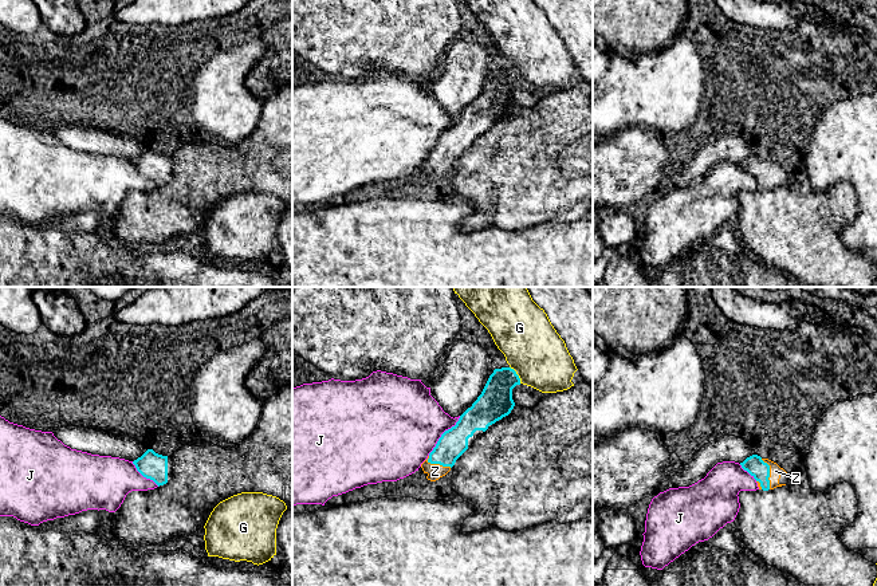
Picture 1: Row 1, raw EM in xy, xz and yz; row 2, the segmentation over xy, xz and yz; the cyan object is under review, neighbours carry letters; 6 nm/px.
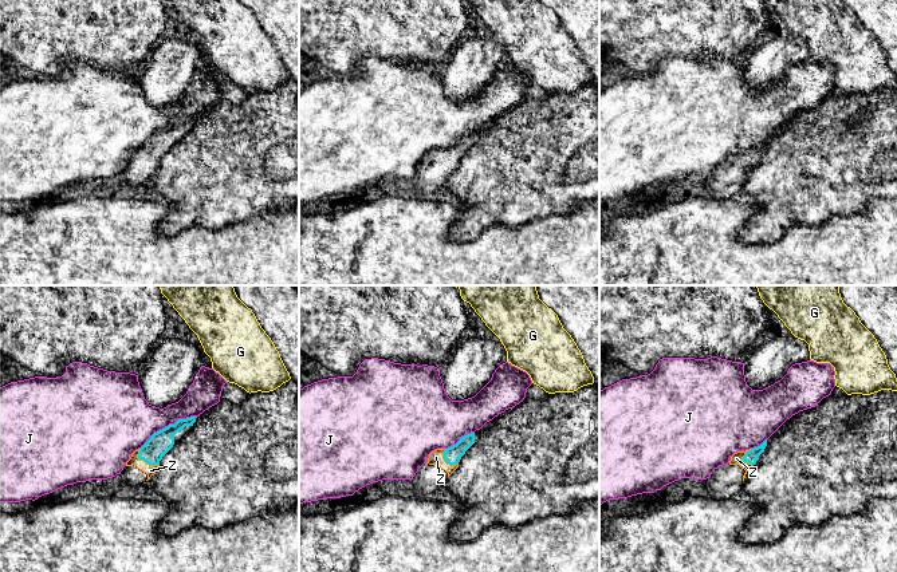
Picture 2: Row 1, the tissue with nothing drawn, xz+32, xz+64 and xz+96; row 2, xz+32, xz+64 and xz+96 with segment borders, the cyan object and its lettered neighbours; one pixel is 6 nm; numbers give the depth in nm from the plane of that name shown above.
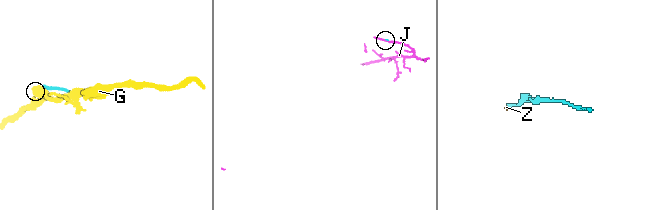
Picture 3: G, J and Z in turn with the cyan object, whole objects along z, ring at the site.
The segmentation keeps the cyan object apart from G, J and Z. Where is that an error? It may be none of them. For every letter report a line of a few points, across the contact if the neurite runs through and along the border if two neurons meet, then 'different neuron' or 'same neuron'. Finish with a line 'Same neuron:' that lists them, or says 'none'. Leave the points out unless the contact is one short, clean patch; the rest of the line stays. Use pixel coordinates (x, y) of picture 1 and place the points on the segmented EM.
G: different neuron
J: different neuron
Z: yz (754, 464), (769, 474), (775, 471) | same neuron
Same neuron: Z

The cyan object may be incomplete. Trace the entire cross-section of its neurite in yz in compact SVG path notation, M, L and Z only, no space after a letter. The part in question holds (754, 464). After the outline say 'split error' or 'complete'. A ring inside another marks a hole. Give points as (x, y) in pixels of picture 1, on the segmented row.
M758 455L747 457L740 465L756 480L759 489L763 491L786 485L793 480L793 477L776 463L762 459Z; split error

